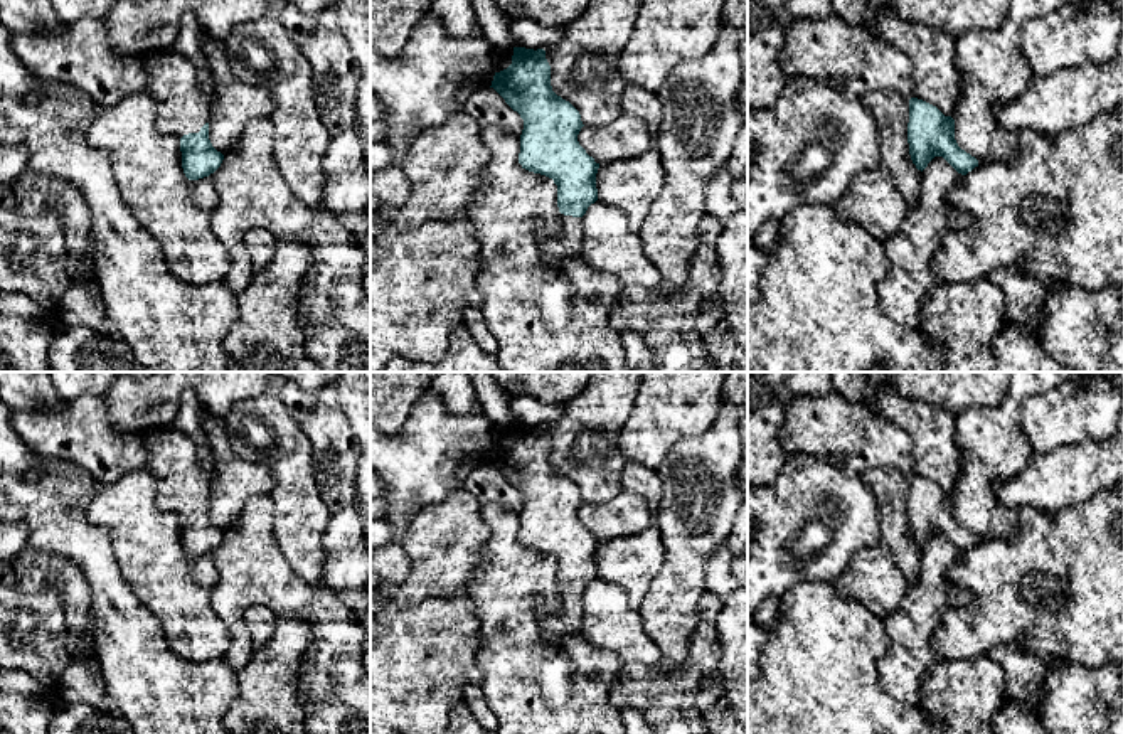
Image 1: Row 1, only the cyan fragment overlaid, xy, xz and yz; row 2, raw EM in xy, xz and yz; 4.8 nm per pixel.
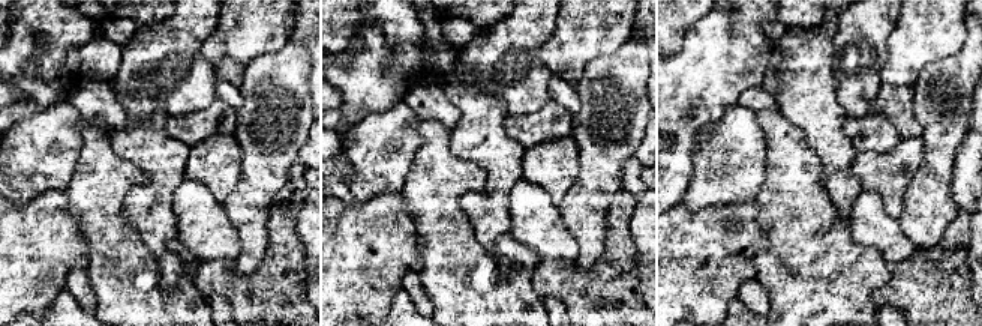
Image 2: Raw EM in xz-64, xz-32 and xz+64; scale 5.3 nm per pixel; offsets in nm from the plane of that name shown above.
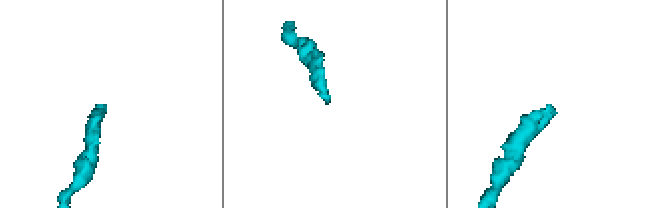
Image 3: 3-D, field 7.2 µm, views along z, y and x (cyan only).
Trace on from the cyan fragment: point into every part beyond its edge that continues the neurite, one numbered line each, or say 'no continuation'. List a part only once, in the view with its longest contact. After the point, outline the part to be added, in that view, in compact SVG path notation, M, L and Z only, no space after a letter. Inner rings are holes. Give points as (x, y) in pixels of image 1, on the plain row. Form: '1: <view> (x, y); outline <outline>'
1: xy (182, 484); outline M172 426L146 434L145 470L157 481L155 503L162 510L180 517L210 498L210 471L199 461L194 441Z

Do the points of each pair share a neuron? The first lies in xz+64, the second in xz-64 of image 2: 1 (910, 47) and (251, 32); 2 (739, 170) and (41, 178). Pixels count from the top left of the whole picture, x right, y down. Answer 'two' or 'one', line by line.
1: one
2: one

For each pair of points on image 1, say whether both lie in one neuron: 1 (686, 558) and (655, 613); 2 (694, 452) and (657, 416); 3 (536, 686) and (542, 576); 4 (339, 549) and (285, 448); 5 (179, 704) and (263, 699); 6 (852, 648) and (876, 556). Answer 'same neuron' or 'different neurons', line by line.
1: same neuron
2: different neurons
3: same neuron
4: different neurons
5: different neurons
6: different neurons

